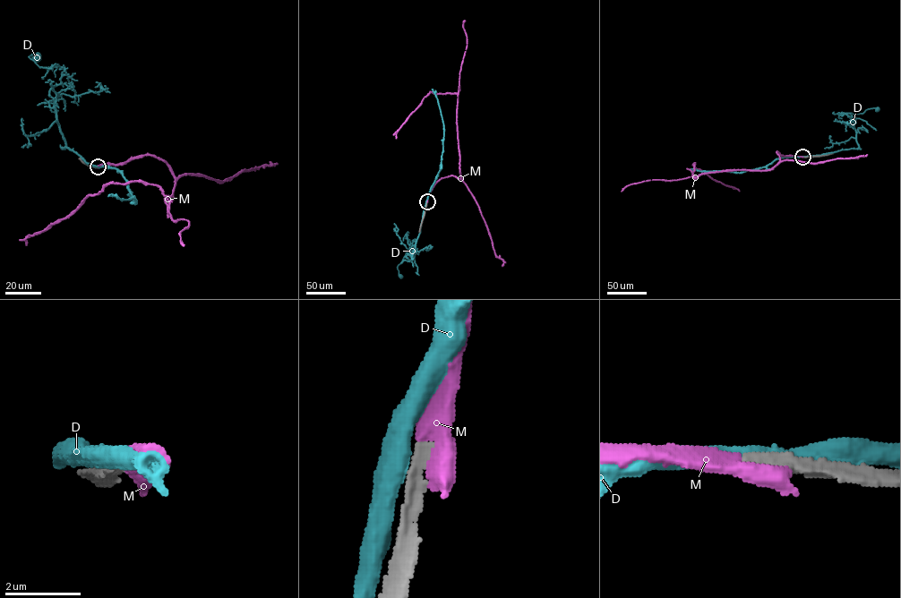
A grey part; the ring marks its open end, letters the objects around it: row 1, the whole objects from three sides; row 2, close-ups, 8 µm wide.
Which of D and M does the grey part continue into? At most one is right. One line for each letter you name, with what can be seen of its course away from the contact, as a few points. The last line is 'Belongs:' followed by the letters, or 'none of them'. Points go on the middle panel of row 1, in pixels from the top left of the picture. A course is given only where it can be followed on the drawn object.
M: it runs (427, 201), (428, 193), (441, 178), (460, 178), (459, 91), (430, 92), (397, 132), (396, 138)
Belongs: M

